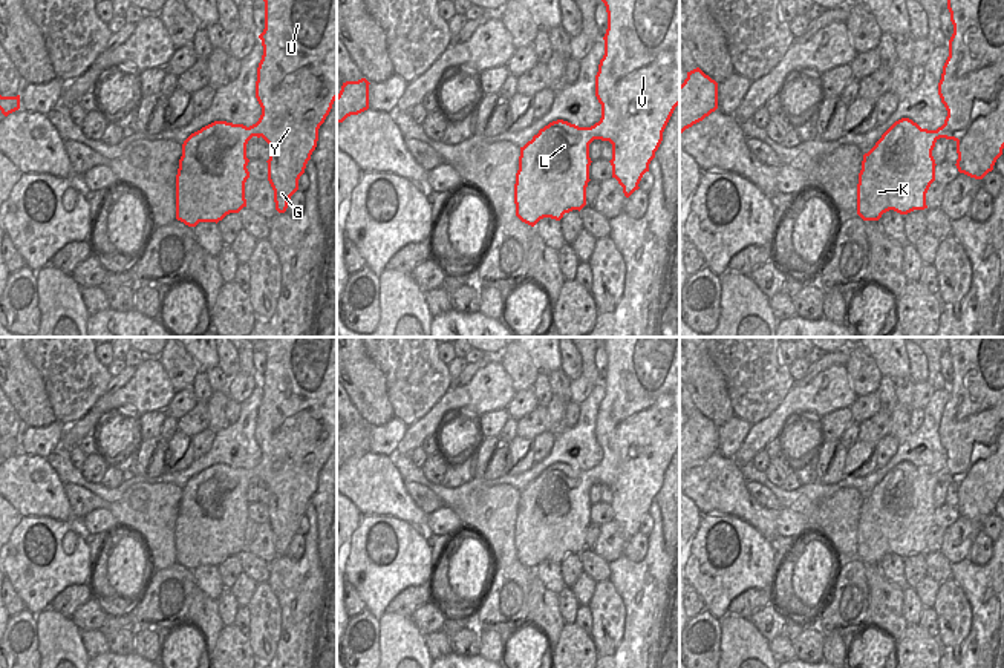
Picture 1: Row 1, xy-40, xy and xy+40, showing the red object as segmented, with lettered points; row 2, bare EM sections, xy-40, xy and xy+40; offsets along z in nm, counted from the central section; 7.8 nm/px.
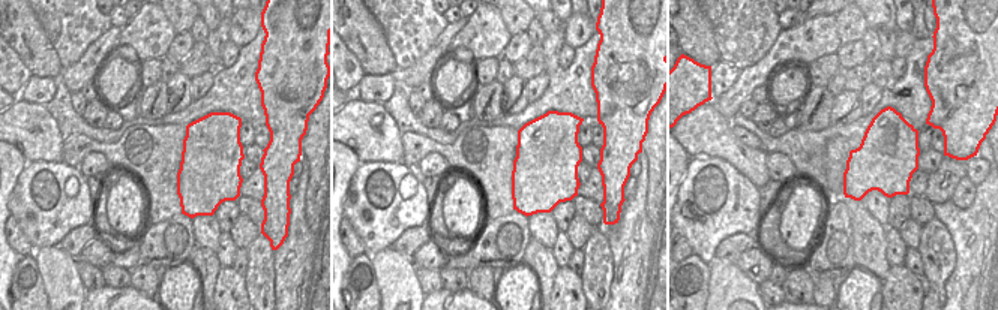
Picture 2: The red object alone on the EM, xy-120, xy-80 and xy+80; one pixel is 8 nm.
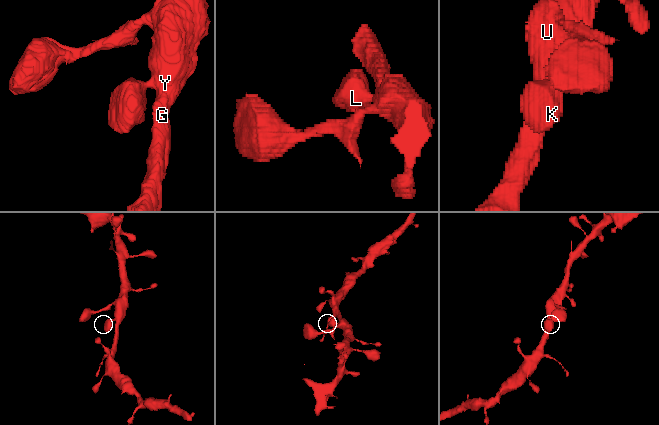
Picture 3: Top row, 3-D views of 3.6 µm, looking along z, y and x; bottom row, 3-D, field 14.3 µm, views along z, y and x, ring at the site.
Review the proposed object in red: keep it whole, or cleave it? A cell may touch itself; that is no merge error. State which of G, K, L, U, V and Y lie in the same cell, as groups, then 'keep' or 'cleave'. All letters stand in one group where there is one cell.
G K L U V Y; keep

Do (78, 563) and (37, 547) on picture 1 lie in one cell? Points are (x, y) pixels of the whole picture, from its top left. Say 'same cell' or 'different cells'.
same cell

